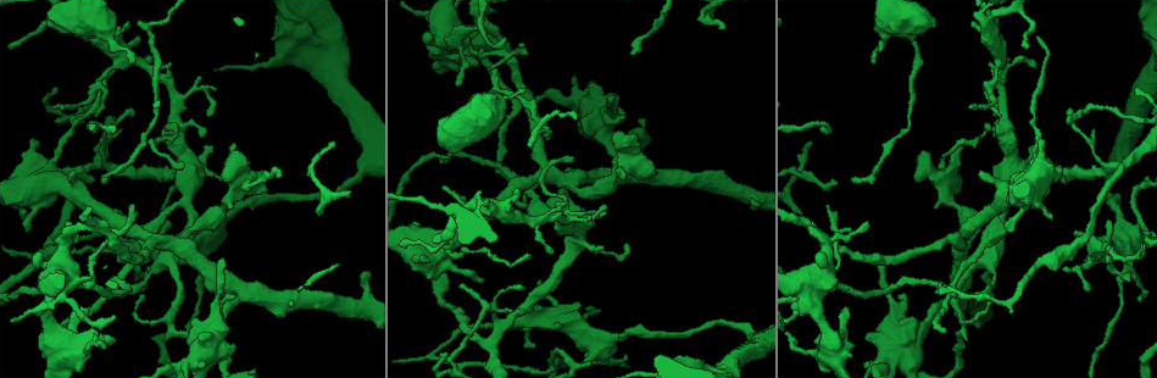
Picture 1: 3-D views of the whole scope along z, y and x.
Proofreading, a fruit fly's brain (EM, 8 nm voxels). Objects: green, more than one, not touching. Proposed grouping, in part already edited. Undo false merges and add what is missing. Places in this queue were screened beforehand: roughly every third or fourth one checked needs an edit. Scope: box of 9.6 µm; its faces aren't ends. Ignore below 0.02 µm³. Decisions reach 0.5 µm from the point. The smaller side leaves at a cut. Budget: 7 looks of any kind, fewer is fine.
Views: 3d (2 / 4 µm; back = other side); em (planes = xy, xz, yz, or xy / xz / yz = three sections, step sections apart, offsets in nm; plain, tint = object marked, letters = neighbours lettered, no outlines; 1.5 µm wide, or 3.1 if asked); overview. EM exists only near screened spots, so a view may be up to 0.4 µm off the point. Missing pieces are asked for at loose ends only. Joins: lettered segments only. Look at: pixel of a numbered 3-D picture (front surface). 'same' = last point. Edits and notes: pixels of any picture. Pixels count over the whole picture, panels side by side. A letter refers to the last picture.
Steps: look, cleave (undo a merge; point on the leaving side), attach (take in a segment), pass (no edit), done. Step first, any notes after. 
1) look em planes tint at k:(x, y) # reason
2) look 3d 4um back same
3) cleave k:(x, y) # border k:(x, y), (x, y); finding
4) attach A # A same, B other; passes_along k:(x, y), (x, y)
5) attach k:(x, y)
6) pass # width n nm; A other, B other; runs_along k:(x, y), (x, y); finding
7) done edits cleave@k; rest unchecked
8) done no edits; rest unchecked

look 3d 2um at 1:(557, 325) # thick end

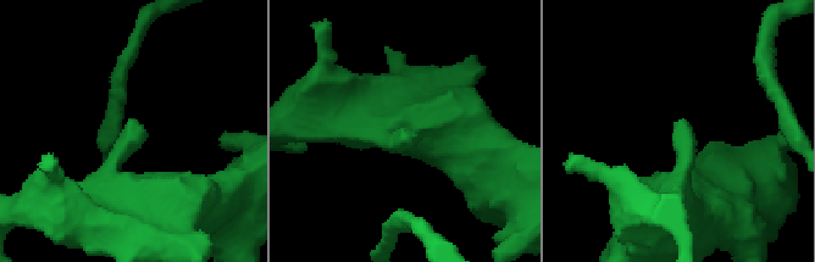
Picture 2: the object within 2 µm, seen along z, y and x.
look em planes tint at 2:(410, 130)

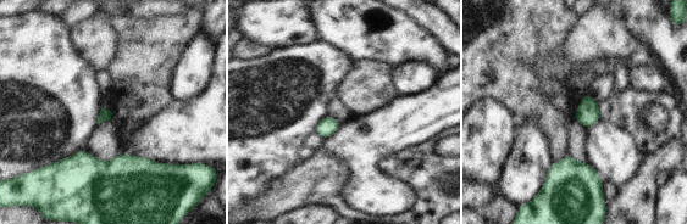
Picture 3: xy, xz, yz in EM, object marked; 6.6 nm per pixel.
look em planes letters same

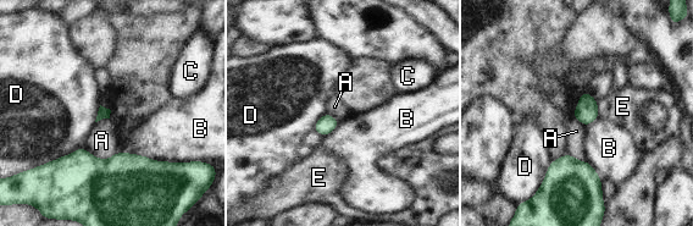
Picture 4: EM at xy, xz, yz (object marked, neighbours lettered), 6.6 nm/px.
pass # A other, B other, C other, D other, E other; border 4:(84, 148), (101, 159), (117, 152); none of them fits

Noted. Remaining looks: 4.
look 3d 4um back at 1:(499, 161) # looks like a crossing

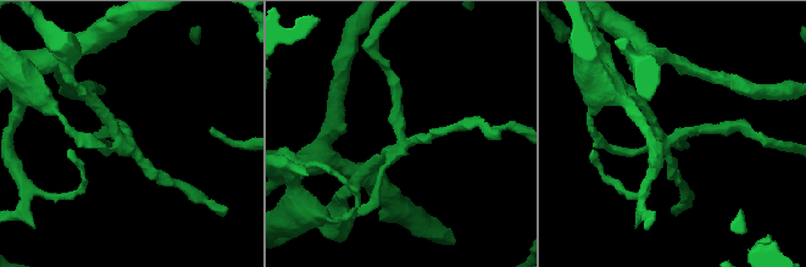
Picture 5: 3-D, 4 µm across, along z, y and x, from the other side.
look em planes letters at 5:(127, 135) # now the EM

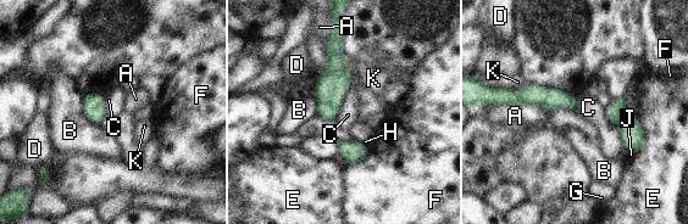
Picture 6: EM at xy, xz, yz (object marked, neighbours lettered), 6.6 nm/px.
pass # A other, B other, C other, D other, E other, F other, G other, H other, J other, K other; border 6:(82, 95), (82, 113), (99, 124); one cell here

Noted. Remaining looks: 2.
look em planes letters at 1:(202, 365) # branch stops here

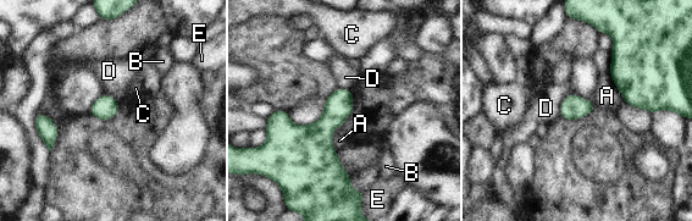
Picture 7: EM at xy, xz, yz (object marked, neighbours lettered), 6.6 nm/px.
pass # A other, B other, C other, D other, E other; border 7:(593, 103), (569, 94), (559, 115); none of them fits

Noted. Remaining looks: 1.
done no edits; rest unchecked

